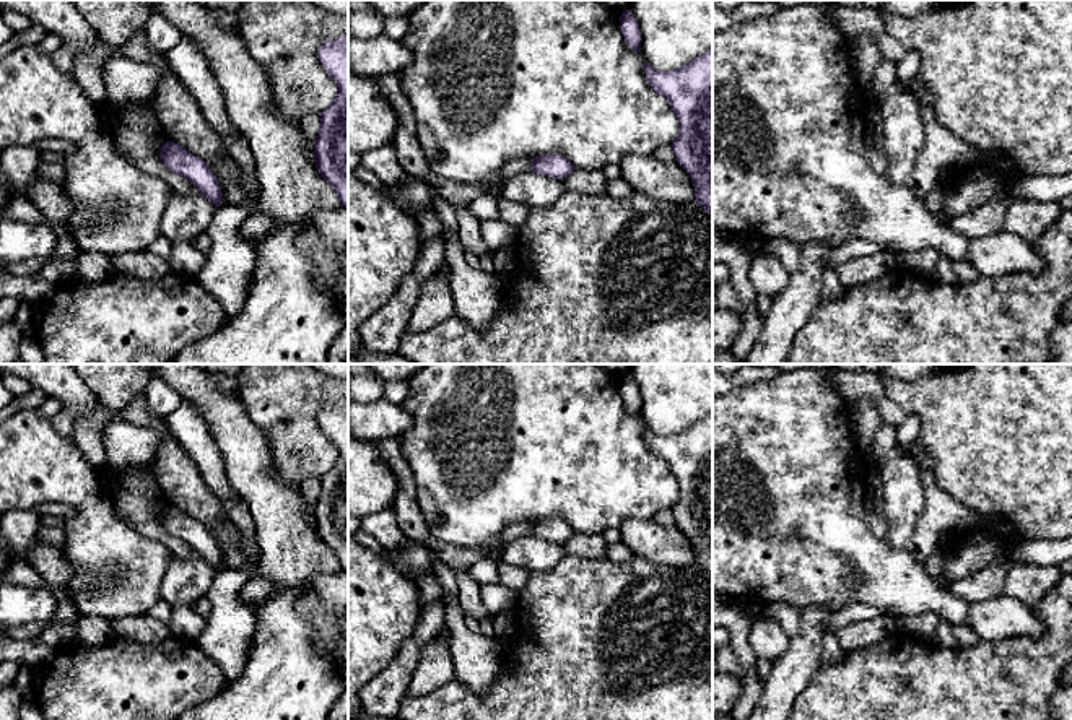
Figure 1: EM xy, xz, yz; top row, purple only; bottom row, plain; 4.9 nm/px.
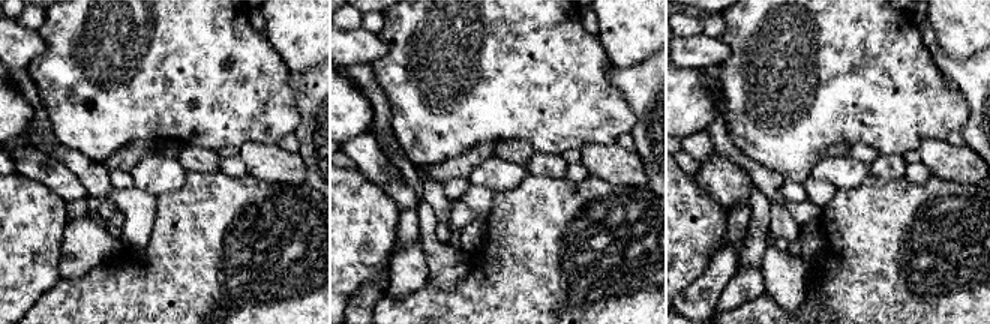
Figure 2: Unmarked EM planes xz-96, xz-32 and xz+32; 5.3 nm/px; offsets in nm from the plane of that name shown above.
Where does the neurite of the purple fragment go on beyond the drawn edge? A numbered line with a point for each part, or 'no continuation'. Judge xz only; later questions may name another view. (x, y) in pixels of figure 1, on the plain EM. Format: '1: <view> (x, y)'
no continuation

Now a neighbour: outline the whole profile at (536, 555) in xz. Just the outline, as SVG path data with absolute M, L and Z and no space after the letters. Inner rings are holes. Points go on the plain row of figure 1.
M525 535L512 540L499 551L499 562L524 567L529 572L550 570L566 554L563 543L547 541Z

